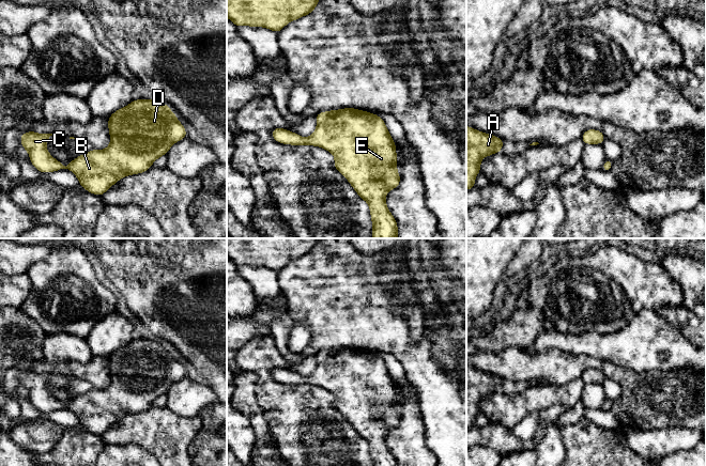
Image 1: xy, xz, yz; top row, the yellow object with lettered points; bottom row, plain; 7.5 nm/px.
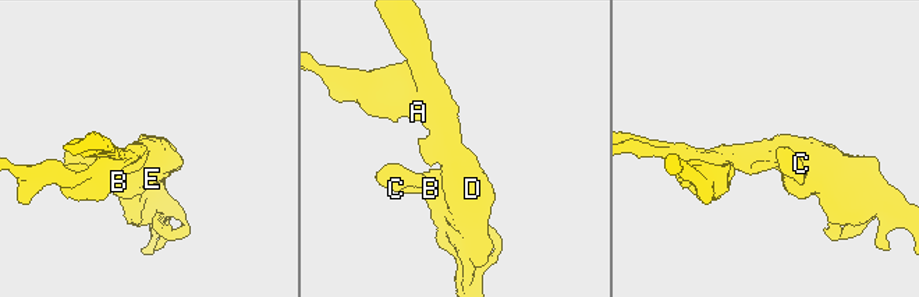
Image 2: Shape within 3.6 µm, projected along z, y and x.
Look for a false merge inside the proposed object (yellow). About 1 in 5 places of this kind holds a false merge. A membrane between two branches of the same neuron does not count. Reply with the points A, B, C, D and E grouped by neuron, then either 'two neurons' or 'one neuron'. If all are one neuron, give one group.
A B C D E; one neuron

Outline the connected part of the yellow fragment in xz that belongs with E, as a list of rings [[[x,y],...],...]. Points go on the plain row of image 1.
[[[355,347],[319,352],[316,358],[317,368],[307,377],[279,367],[272,370],[272,376],[281,384],[314,385],[327,389],[335,395],[334,405],[337,410],[344,415],[357,434],[368,442],[372,466],[398,466],[385,436],[400,424],[400,414],[397,410],[396,384],[383,358]]]

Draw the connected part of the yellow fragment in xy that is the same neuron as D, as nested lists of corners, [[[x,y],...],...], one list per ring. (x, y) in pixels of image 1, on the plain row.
[[[134,339],[108,357],[110,384],[105,389],[91,389],[76,397],[66,406],[55,399],[46,389],[46,383],[52,373],[26,371],[19,376],[21,385],[29,392],[30,401],[39,411],[71,409],[79,419],[82,428],[90,433],[104,434],[112,424],[124,416],[148,410],[152,403],[178,380],[187,376],[186,369],[171,348],[158,339]]]

